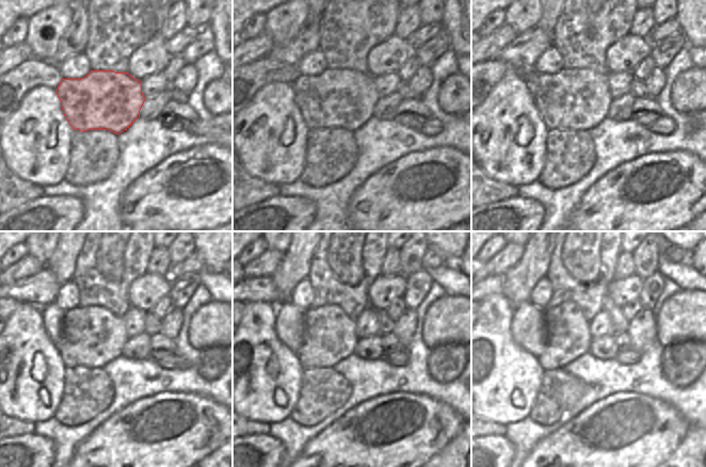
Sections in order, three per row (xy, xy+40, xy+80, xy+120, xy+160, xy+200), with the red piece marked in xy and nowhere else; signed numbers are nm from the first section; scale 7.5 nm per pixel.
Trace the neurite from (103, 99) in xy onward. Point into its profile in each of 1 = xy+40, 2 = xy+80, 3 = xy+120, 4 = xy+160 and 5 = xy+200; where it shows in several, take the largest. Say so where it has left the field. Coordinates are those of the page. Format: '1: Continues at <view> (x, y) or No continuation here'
1: Continues at xy+40 (338, 97)
2: Continues at xy+80 (572, 98)
3: Continues at xy+120 (93, 336)
4: Continues at xy+160 (330, 337)
5: Continues at xy+200 (568, 337).

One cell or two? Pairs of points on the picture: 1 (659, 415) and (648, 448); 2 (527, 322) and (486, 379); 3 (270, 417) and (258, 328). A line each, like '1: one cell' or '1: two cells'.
1: one cell
2: two cells
3: one cell

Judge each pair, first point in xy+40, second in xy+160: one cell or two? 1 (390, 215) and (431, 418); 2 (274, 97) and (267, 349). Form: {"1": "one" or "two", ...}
{"1": "one", "2": "one"}

